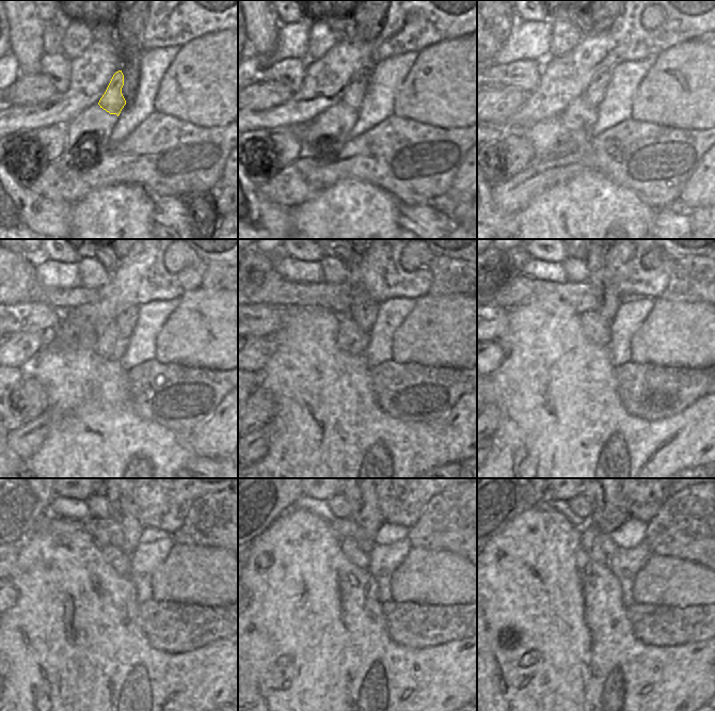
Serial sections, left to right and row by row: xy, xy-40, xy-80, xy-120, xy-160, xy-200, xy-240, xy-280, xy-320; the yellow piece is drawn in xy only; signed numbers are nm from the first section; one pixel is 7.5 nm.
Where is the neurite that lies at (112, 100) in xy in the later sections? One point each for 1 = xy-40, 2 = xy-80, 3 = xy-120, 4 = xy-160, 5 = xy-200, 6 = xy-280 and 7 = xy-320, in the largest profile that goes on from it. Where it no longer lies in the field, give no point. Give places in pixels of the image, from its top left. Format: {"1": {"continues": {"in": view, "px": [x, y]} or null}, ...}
{"1": {"continues": {"in": "xy-40", "px": [353, 97]}}, "2": {"continues": {"in": "xy-80", "px": [594, 93]}}, "3": {"continues": {"in": "xy-120", "px": [126, 320]}}, "4": {"continues": {"in": "xy-160", "px": [364, 310]}}, "5": {"continues": {"in": "xy-200", "px": [600, 275]}}, "6": {"continues": {"in": "xy-280", "px": [365, 510]}}, "7": {"continues": {"in": "xy-320", "px": [605, 514]}}}

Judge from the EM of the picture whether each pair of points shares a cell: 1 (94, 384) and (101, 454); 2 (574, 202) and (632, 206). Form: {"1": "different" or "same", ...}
{"1": "same", "2": "same"}

